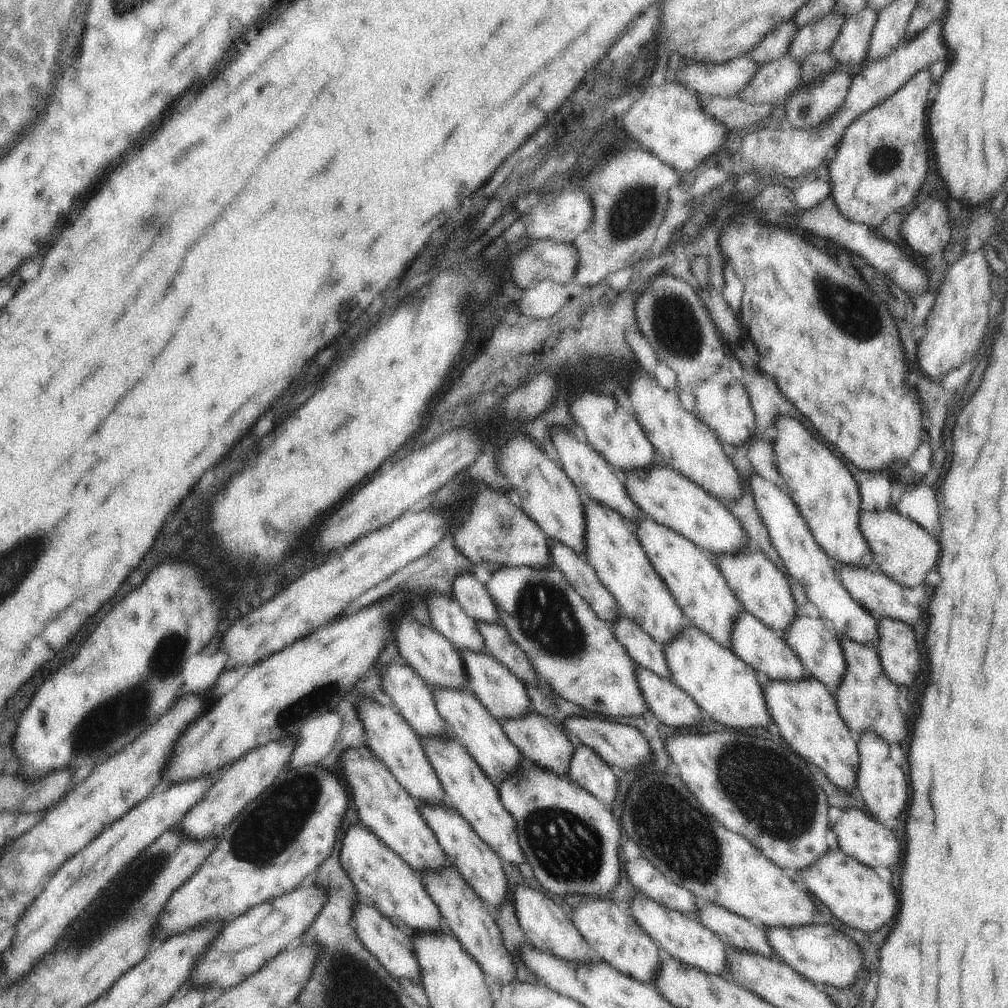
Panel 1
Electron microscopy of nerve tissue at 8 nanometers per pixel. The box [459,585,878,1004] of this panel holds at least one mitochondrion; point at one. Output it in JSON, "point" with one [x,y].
{"point":[779,801]}

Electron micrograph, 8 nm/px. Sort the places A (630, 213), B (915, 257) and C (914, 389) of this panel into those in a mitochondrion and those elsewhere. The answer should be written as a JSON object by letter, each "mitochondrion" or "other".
{"A":"mitochondrion","B":"other","C":"other"}

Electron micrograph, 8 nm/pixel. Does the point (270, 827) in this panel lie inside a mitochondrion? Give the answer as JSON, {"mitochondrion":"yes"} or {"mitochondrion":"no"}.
{"mitochondrion":"yes"}

